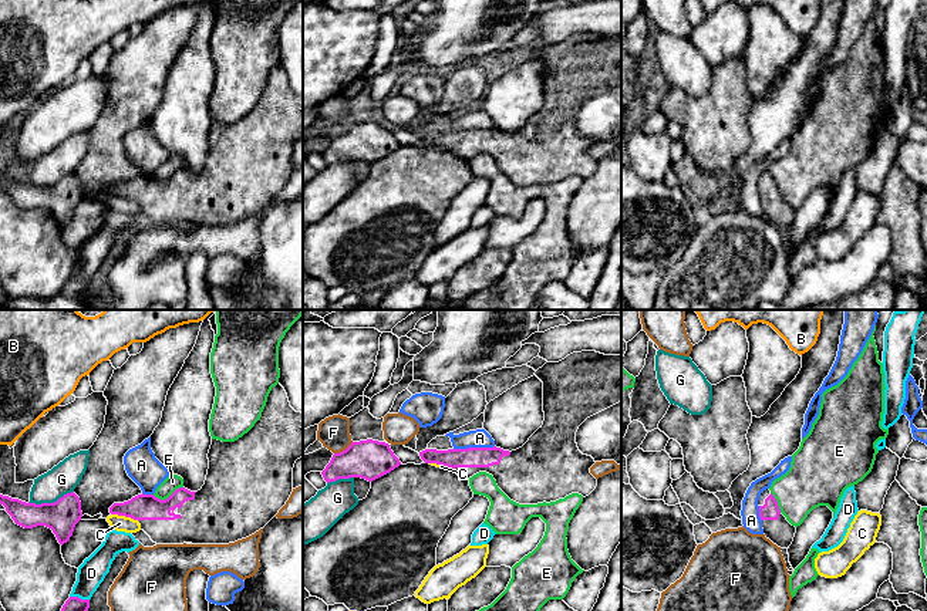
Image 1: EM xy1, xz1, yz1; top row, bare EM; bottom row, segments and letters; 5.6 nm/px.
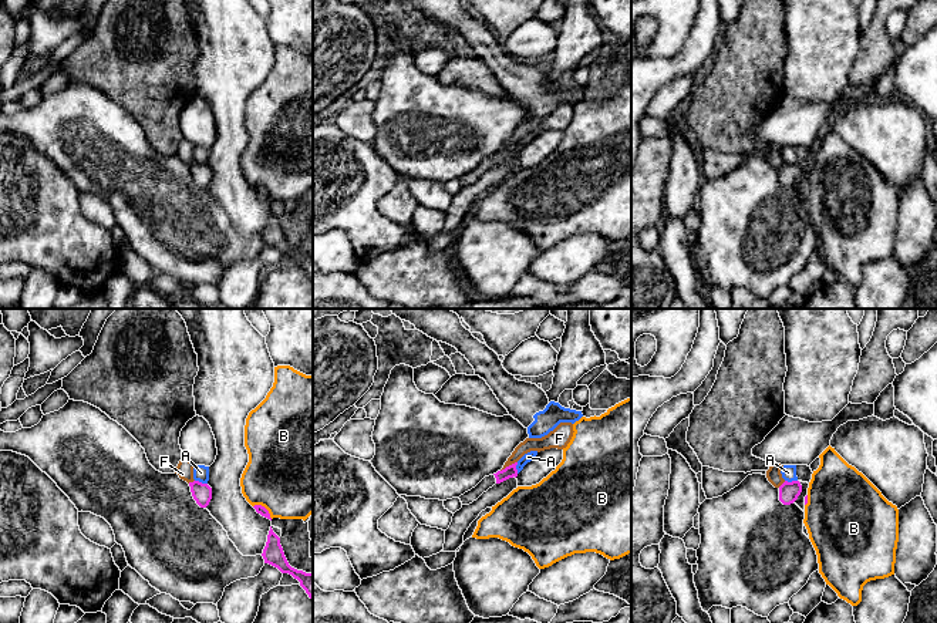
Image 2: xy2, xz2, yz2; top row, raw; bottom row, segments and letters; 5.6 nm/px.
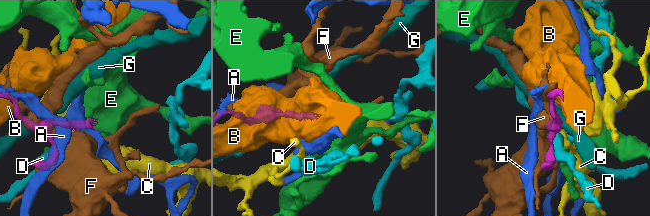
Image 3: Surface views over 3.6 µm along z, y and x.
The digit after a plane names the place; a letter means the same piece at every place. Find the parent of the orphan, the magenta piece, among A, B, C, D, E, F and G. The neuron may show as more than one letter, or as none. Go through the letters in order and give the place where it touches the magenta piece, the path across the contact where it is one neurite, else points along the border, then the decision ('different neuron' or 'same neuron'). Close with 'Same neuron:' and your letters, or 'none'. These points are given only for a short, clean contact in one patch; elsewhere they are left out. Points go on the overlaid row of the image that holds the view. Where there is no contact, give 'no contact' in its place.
A: xz1 (474, 448) | different neuron
B: xy2 (265, 508) | different neuron
C: xy1 (125, 516) | along xy1 (111, 513), (130, 516), (138, 522) | different neuron
D: xy1 (80, 598) | along xy1 (70, 596), (88, 600) | different neuron
E: xy1 (168, 498) | along xy1 (182, 486), (164, 499), (152, 495) | different neuron
F: xz1 (343, 451) | different neuron
G: xy1 (50, 503) | along xy1 (73, 490), (53, 502), (29, 502) | different neuron
Same neuron: none

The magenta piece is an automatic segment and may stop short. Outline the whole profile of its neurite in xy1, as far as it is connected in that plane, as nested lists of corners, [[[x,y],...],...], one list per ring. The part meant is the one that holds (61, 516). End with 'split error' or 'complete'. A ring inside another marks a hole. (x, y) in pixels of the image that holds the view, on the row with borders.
[[[71,492],[54,503],[26,503],[18,499],[0,494],[0,504],[11,516],[16,524],[24,529],[45,526],[53,530],[63,546],[73,536],[75,524],[81,520],[80,497]]] | complete

